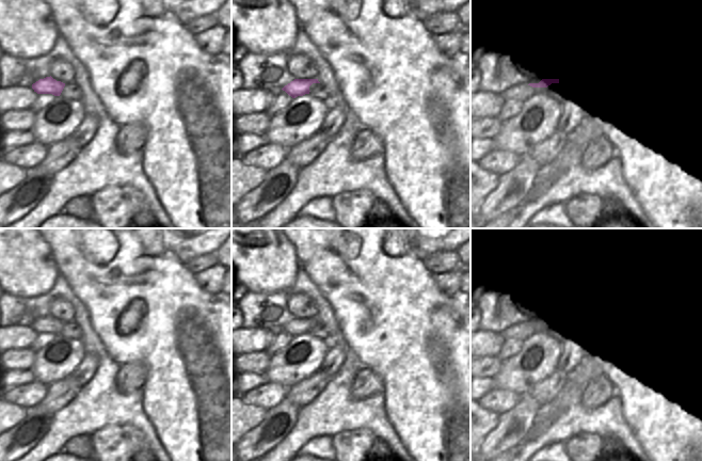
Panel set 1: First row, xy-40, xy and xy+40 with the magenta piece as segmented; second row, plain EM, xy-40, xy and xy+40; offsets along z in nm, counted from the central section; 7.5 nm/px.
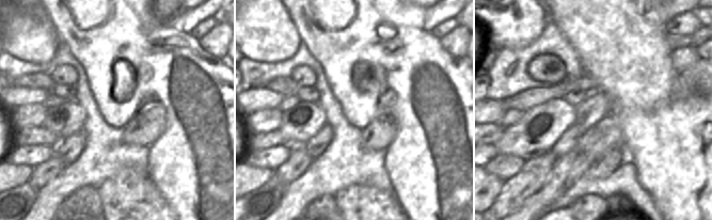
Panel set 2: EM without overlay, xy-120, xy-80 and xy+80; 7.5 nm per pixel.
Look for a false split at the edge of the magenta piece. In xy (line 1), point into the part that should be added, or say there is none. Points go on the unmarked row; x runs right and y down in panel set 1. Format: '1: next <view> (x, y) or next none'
1: next none

